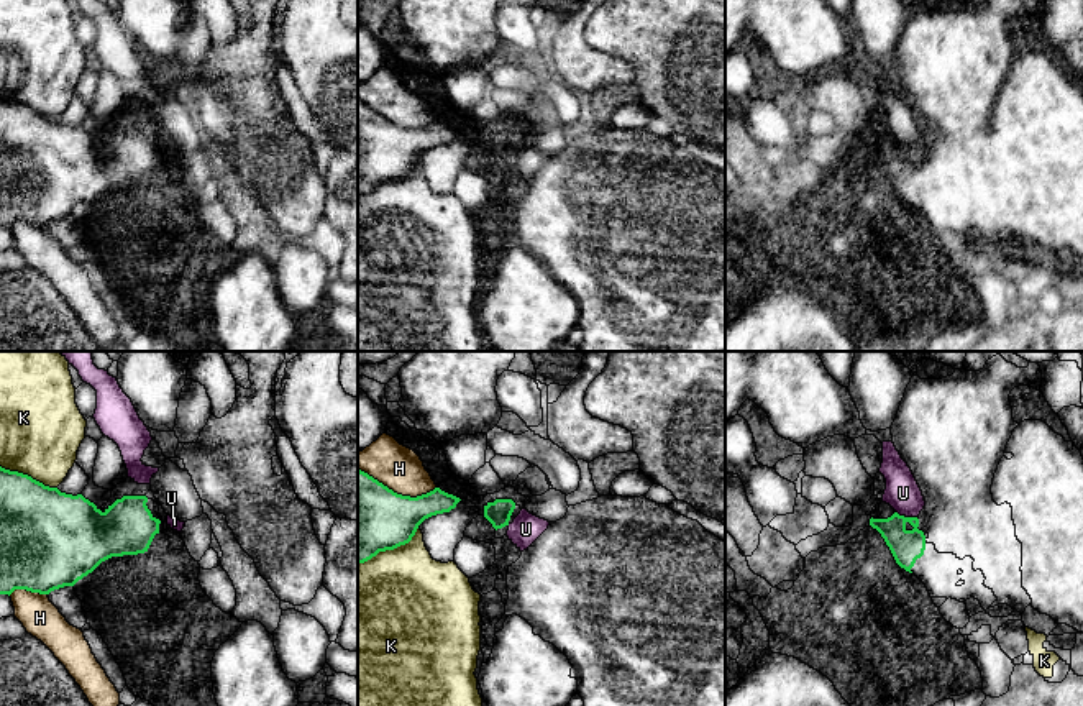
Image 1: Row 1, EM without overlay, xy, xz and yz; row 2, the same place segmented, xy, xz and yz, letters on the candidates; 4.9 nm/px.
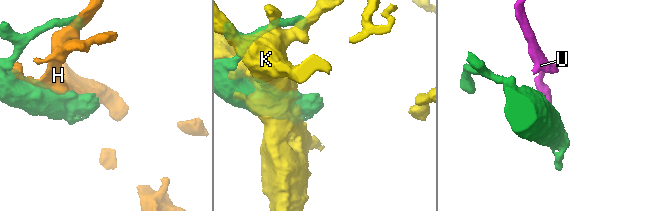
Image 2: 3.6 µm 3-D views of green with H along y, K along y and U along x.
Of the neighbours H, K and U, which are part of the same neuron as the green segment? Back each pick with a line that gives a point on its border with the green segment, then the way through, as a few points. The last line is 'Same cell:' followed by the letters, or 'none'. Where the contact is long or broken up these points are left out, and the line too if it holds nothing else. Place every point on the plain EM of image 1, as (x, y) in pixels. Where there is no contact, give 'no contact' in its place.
Same cell: none

